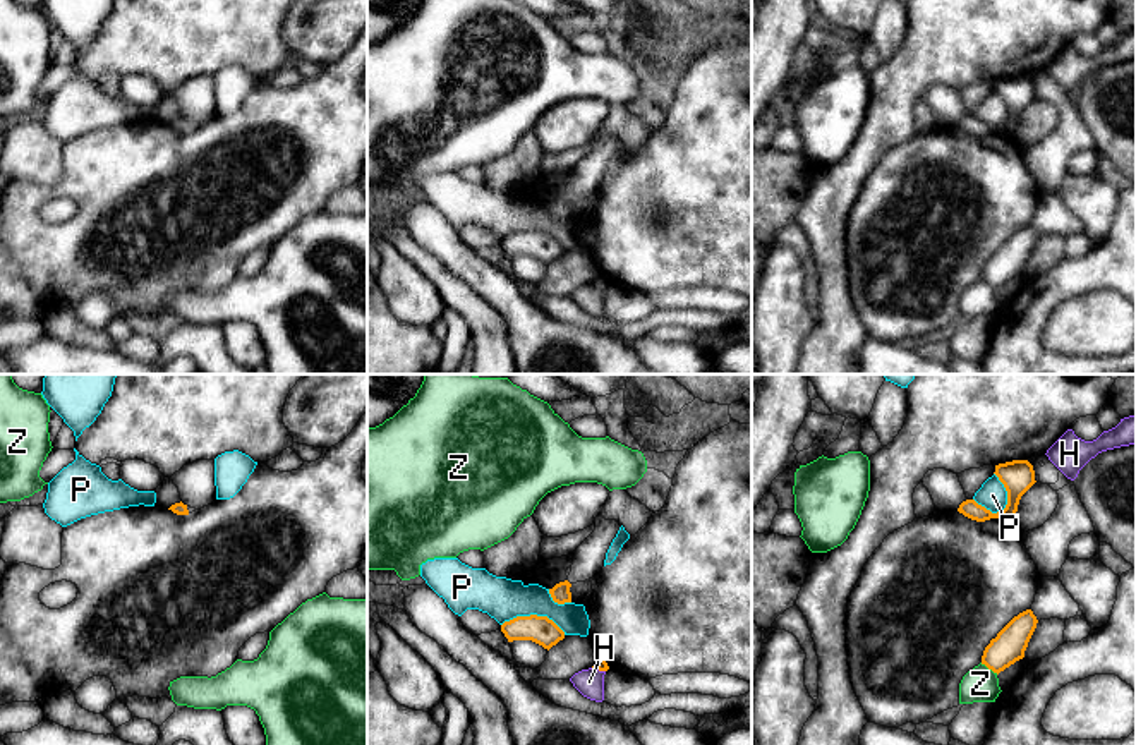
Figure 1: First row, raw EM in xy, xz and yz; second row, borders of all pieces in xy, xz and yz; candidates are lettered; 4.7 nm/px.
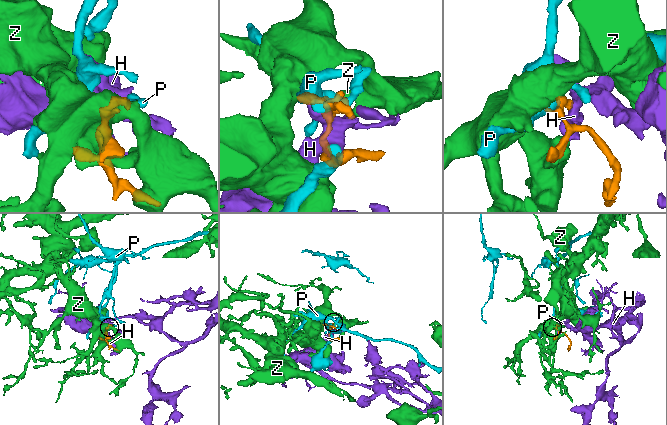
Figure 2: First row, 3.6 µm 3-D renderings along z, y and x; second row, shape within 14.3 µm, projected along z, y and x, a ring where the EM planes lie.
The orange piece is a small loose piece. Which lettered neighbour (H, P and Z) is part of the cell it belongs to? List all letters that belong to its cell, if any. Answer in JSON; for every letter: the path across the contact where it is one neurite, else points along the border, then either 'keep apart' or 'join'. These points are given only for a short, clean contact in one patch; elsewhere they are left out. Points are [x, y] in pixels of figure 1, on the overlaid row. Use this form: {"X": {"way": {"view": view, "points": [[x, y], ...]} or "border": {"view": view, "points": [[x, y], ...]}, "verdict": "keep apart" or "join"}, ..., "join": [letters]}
{"H": {"border": {"view": "xz", "points": [[592, 666], [604, 672]]}, "verdict": "keep apart"}, "P": {"border": {"view": "yz", "points": [[994, 472], [1006, 491], [1006, 505], [992, 514]]}, "verdict": "keep apart"}, "Z": {"border": {"view": "yz", "points": [[980, 663], [997, 673]]}, "verdict": "keep apart"}, "join": []}

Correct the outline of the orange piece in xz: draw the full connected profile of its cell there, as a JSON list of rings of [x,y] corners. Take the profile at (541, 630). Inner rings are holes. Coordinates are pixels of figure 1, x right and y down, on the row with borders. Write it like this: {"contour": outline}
{"contour": [[[537,615],[517,616],[505,621],[501,632],[508,642],[532,640],[547,651],[565,639],[565,632],[553,620]]]}

